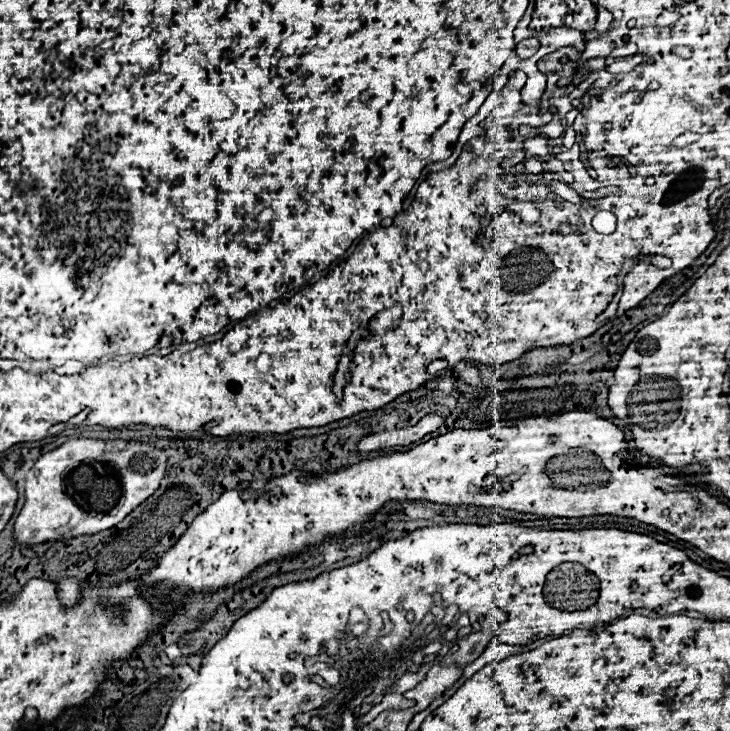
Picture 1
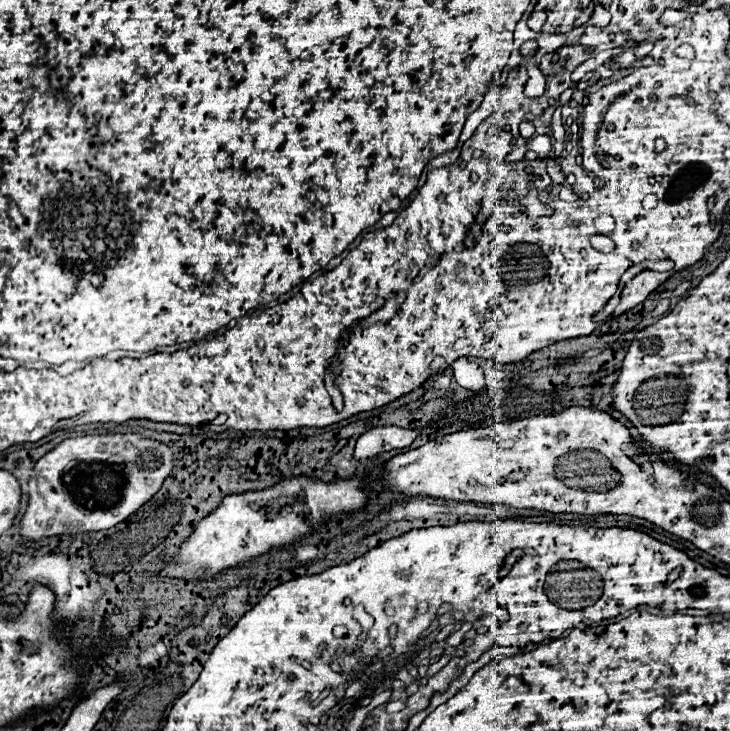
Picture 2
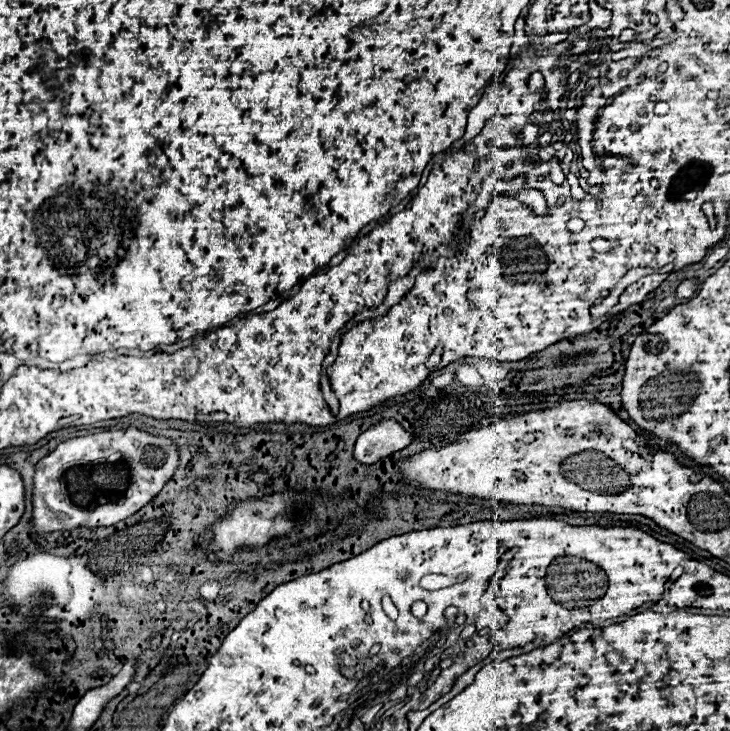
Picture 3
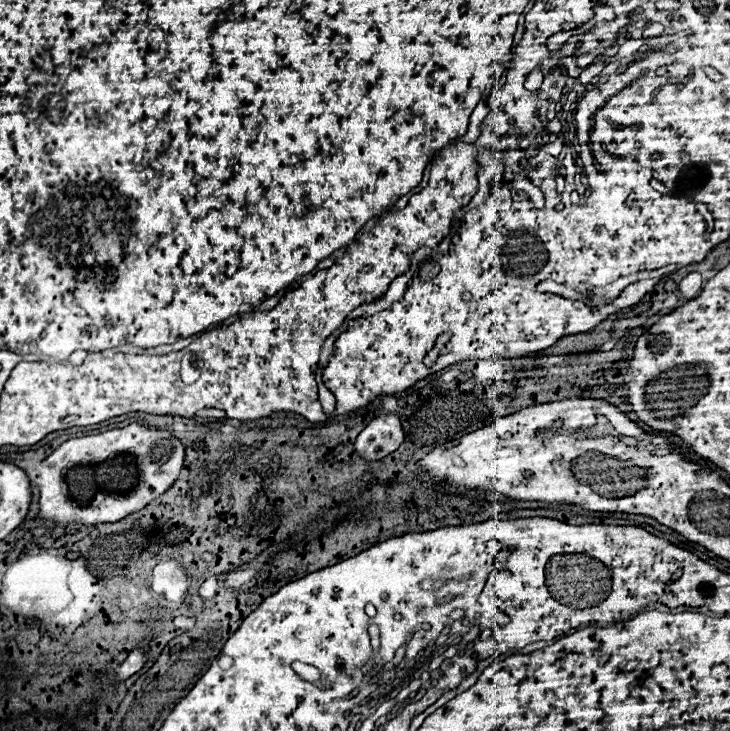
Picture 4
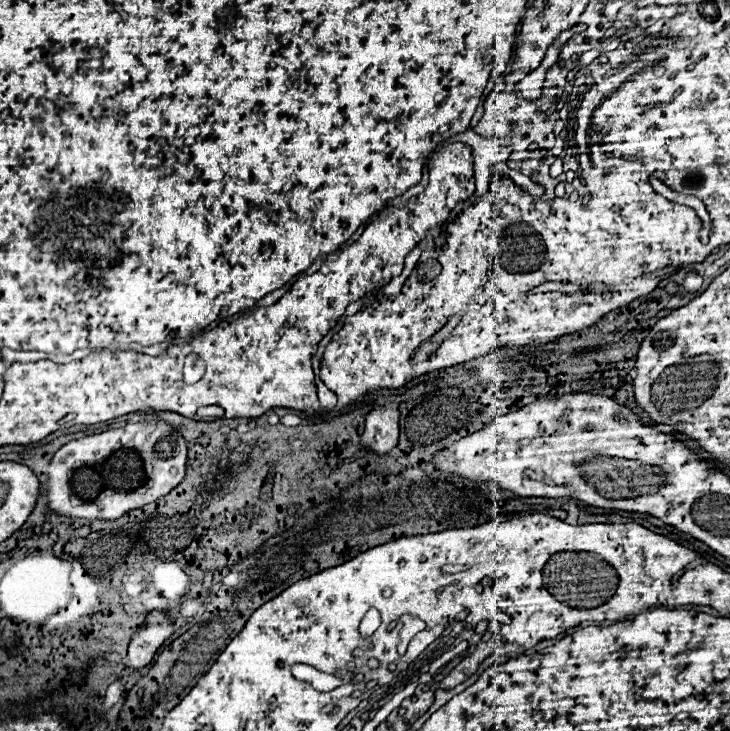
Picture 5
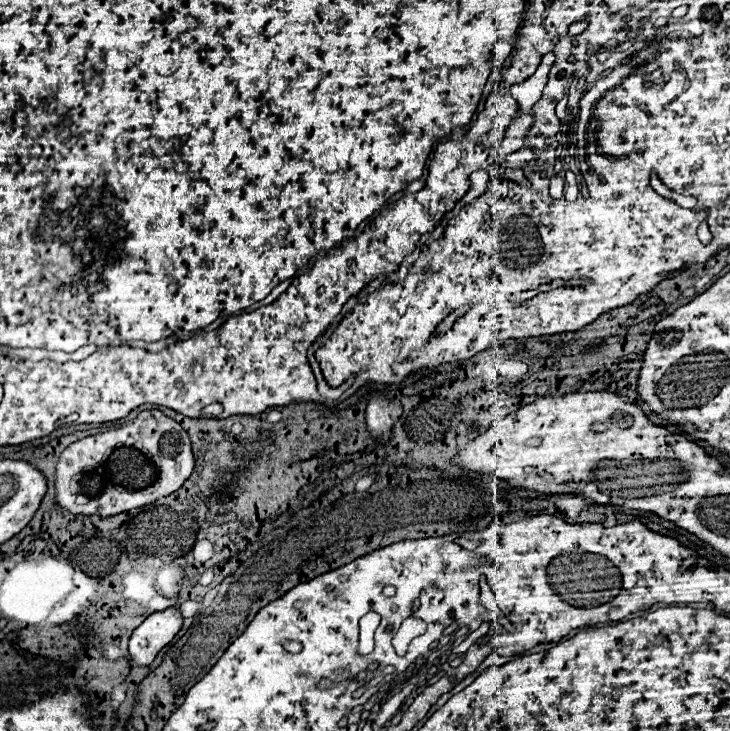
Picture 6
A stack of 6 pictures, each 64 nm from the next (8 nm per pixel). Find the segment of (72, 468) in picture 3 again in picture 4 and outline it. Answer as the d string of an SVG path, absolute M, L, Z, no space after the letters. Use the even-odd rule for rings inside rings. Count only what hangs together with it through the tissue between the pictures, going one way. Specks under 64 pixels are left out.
M130 424L126 428L116 428L102 434L66 440L42 462L40 474L36 478L36 486L40 492L38 518L52 524L78 522L84 526L118 522L128 514L142 510L158 496L162 496L170 488L170 484L178 478L182 464L184 464L184 446L180 444L178 438L174 438L168 432L150 430L140 424Z

